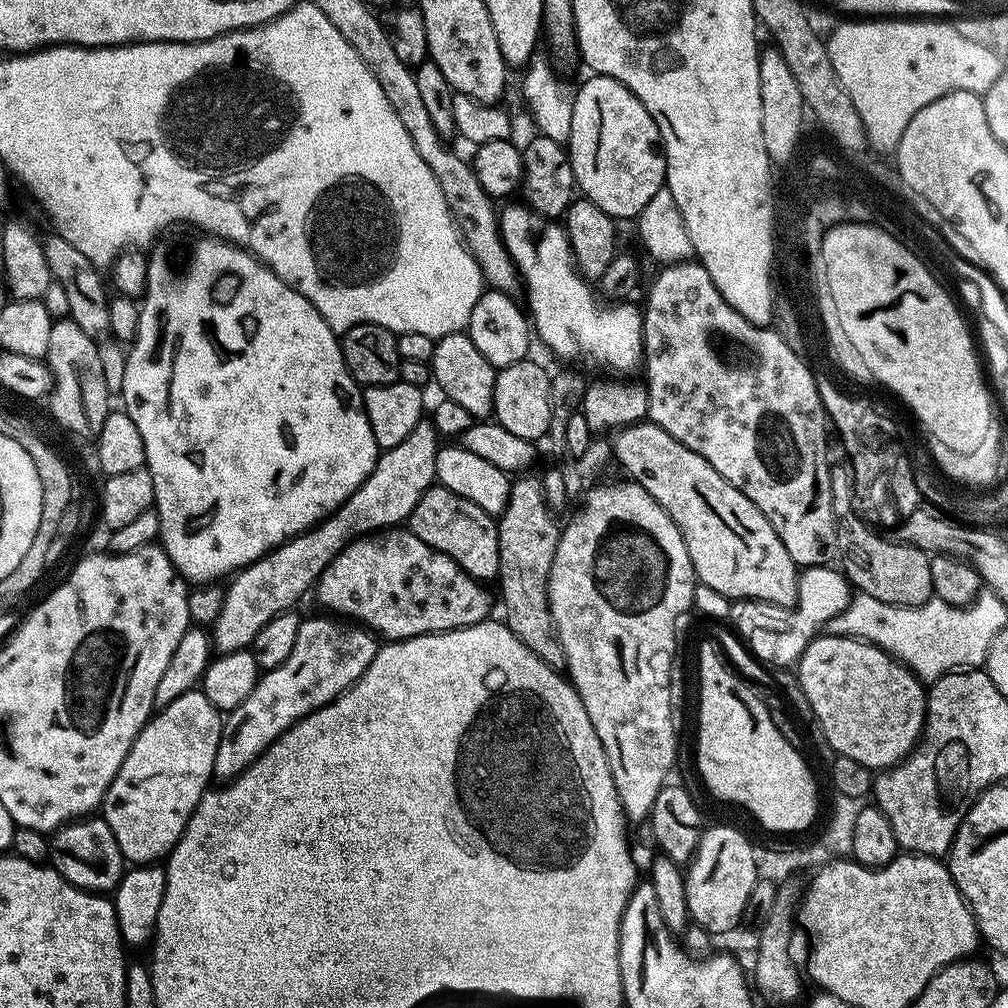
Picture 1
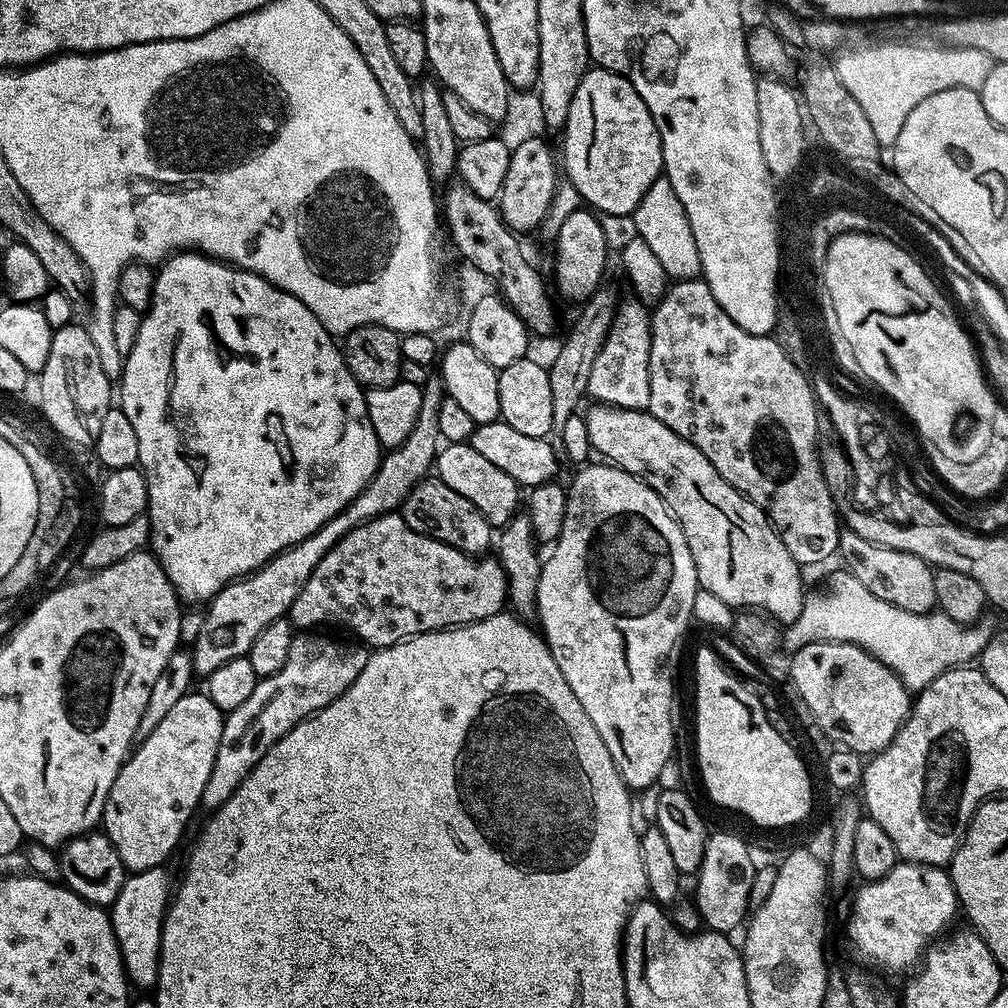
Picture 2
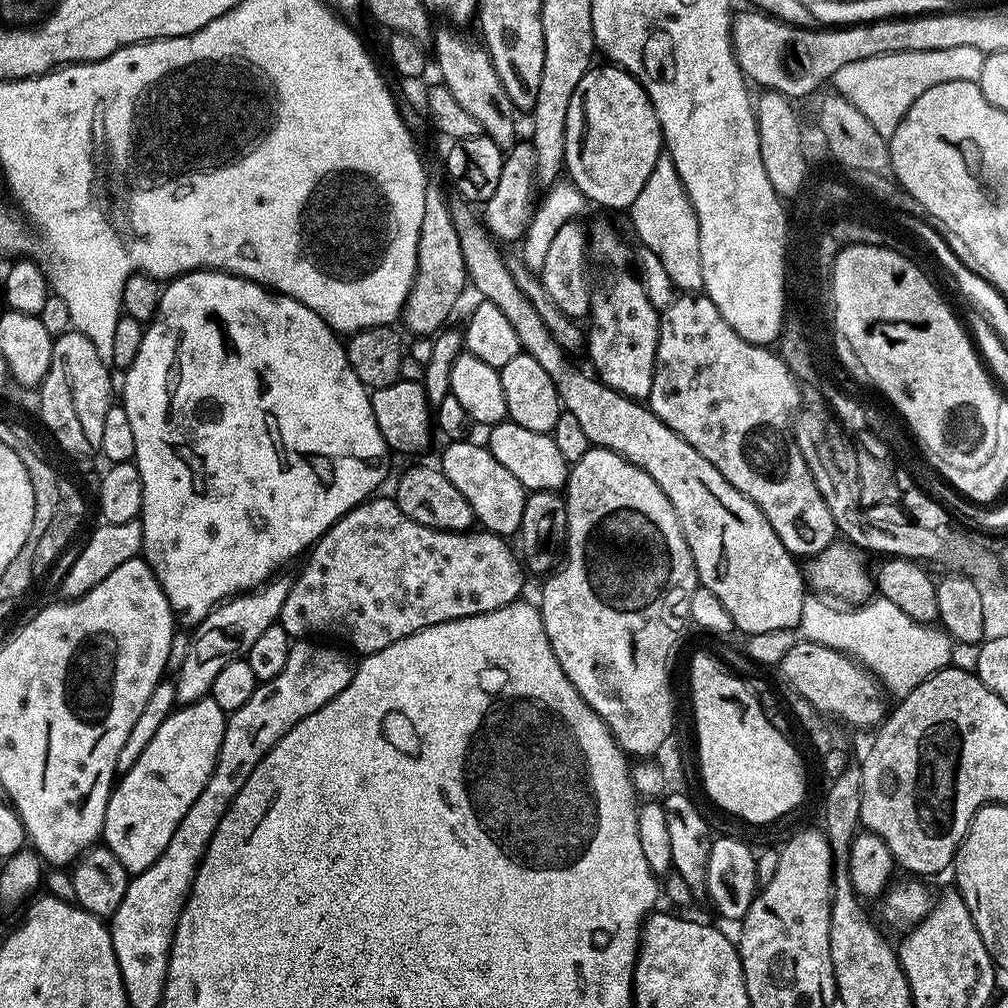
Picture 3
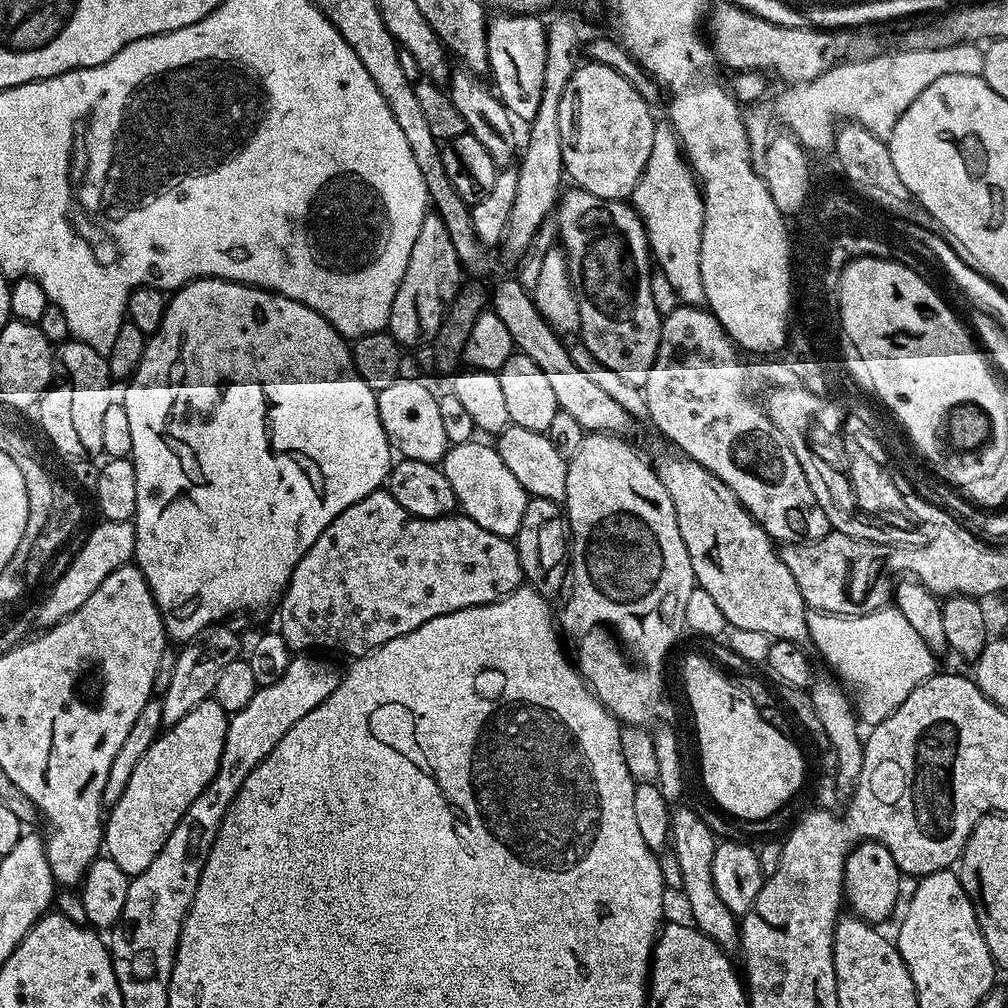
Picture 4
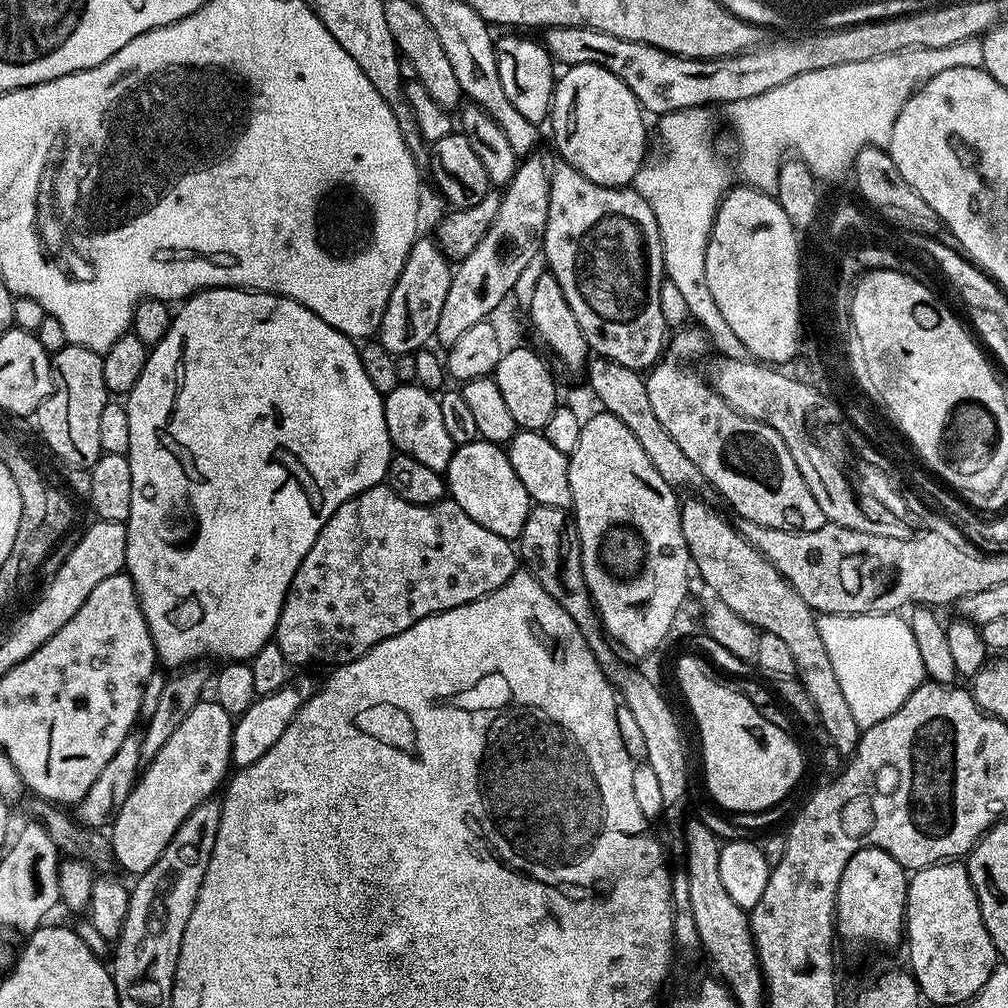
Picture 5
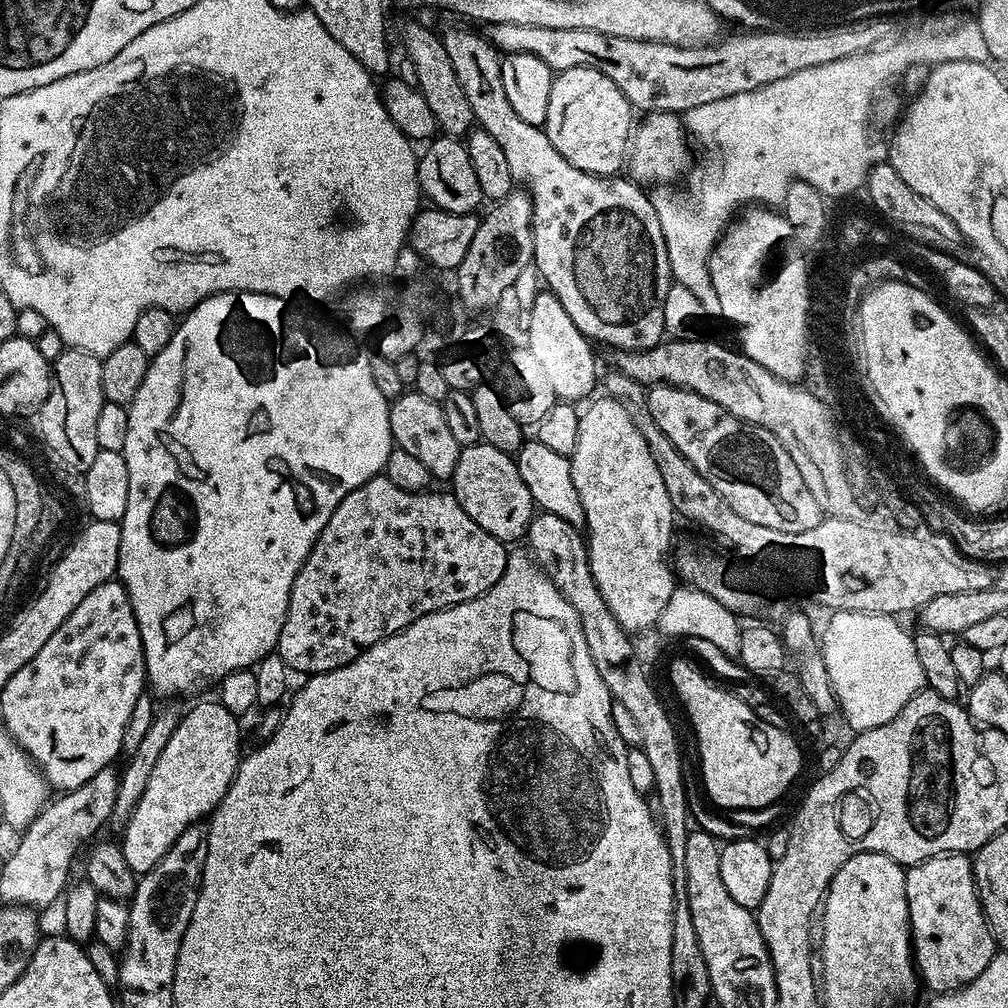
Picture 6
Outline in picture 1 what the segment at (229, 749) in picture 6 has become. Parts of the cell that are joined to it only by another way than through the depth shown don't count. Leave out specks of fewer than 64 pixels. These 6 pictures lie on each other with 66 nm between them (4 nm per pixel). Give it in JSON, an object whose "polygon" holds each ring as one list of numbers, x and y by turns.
{"polygon":[[193,690,159,709,136,735,114,782,110,782,102,805,103,818,110,830,114,830,125,861,136,866,163,861,180,841,198,802,209,791,211,784,208,783,213,783,214,754,218,754,221,727,222,713,208,701,204,691]]}

